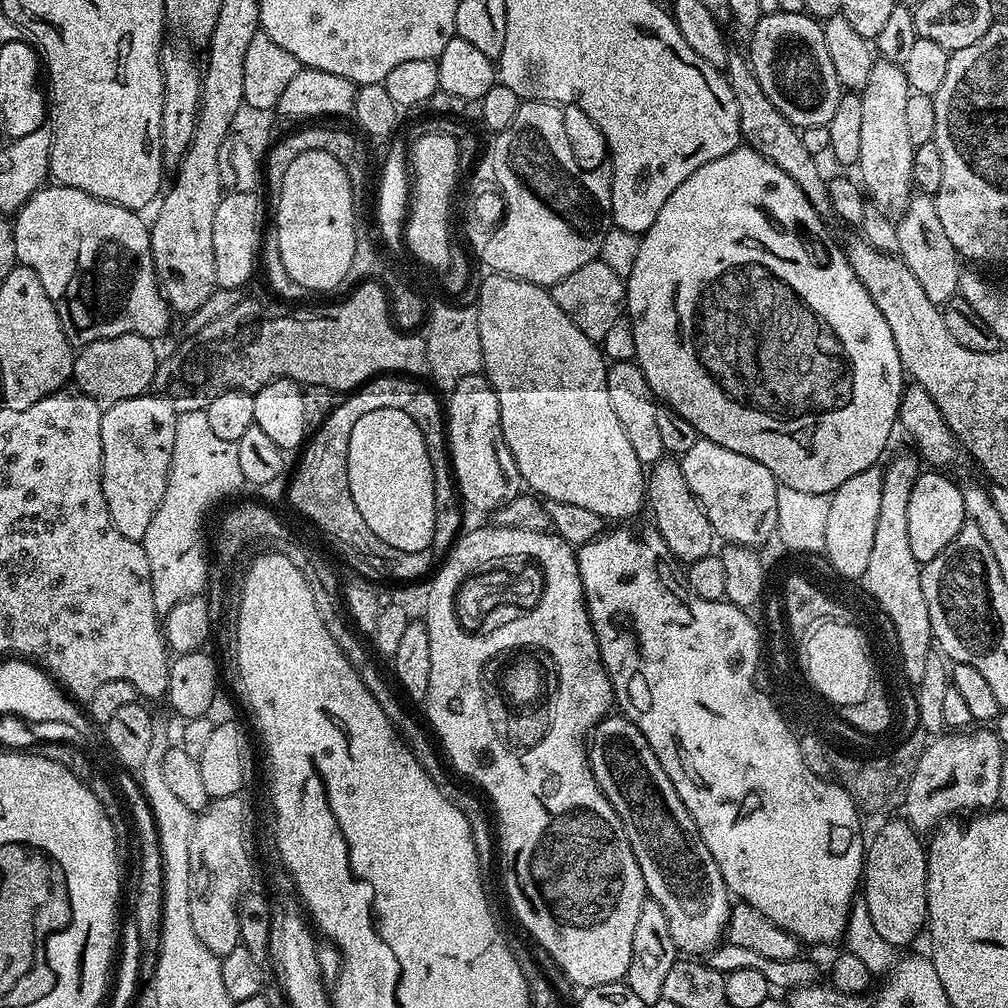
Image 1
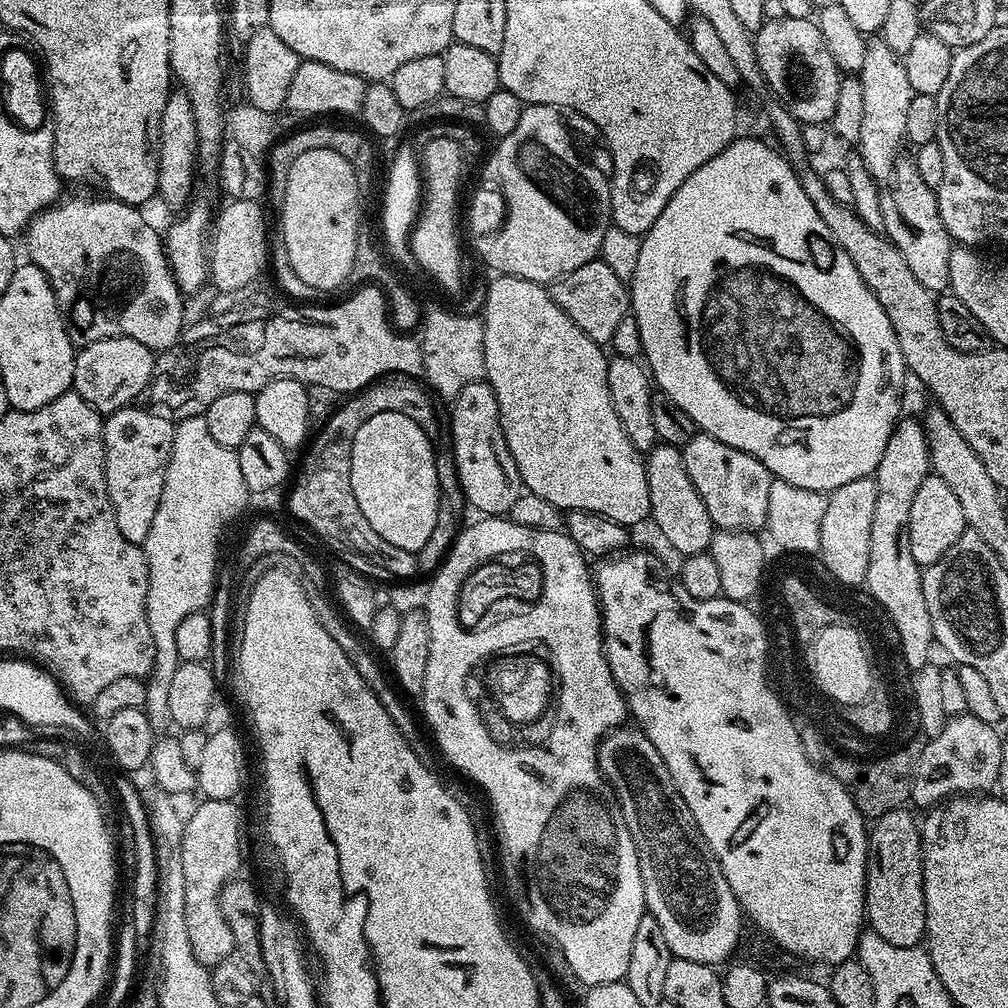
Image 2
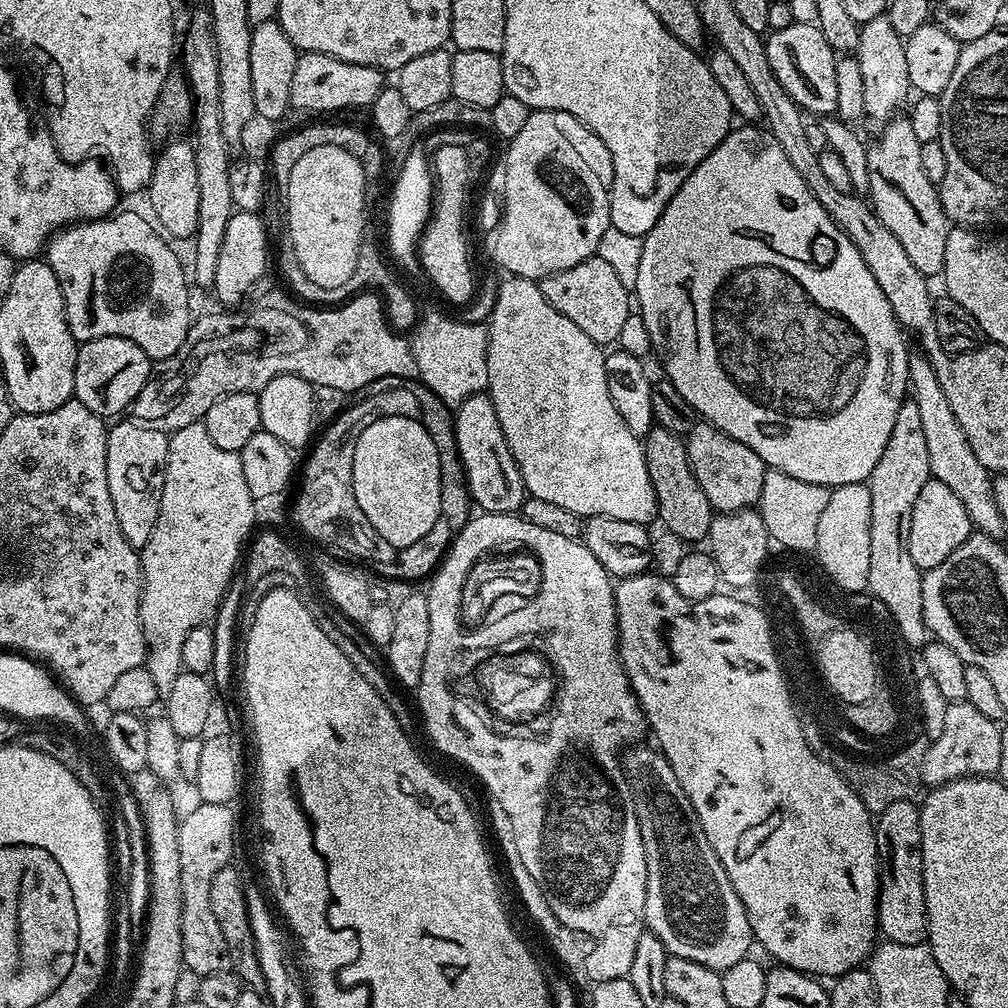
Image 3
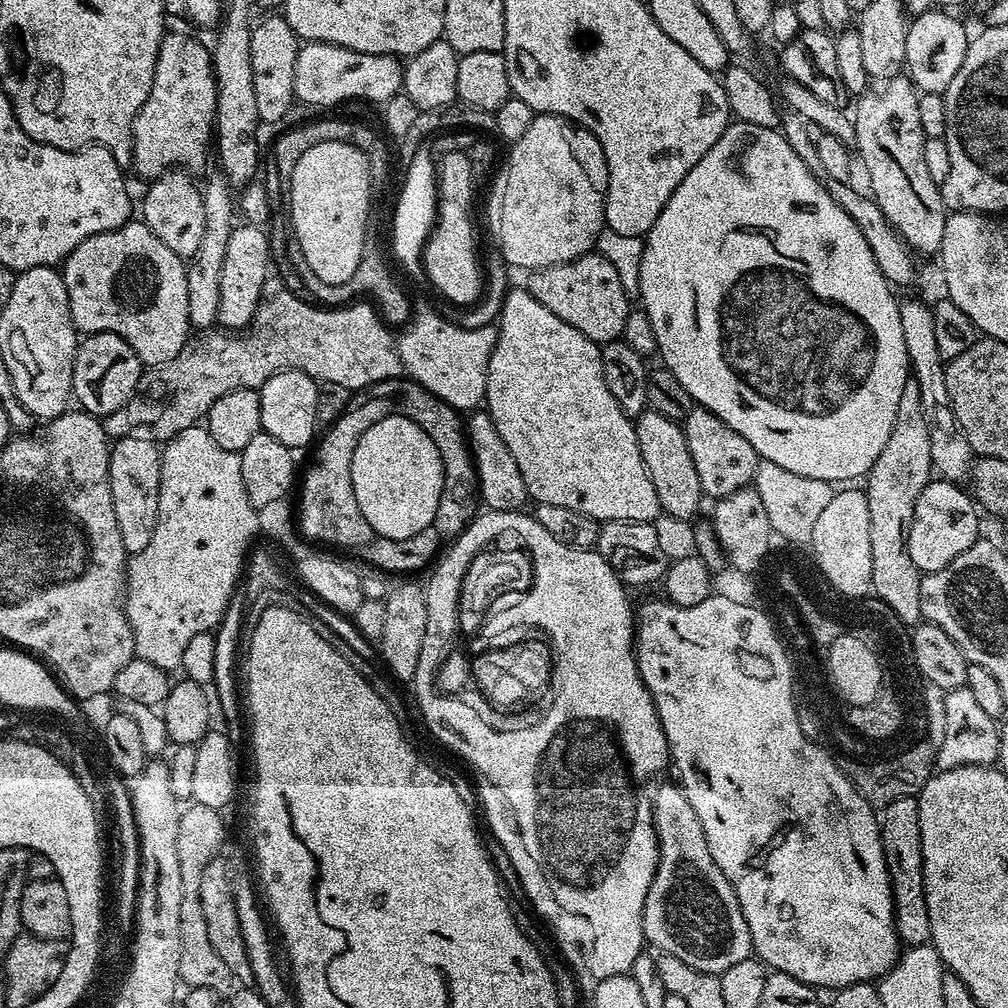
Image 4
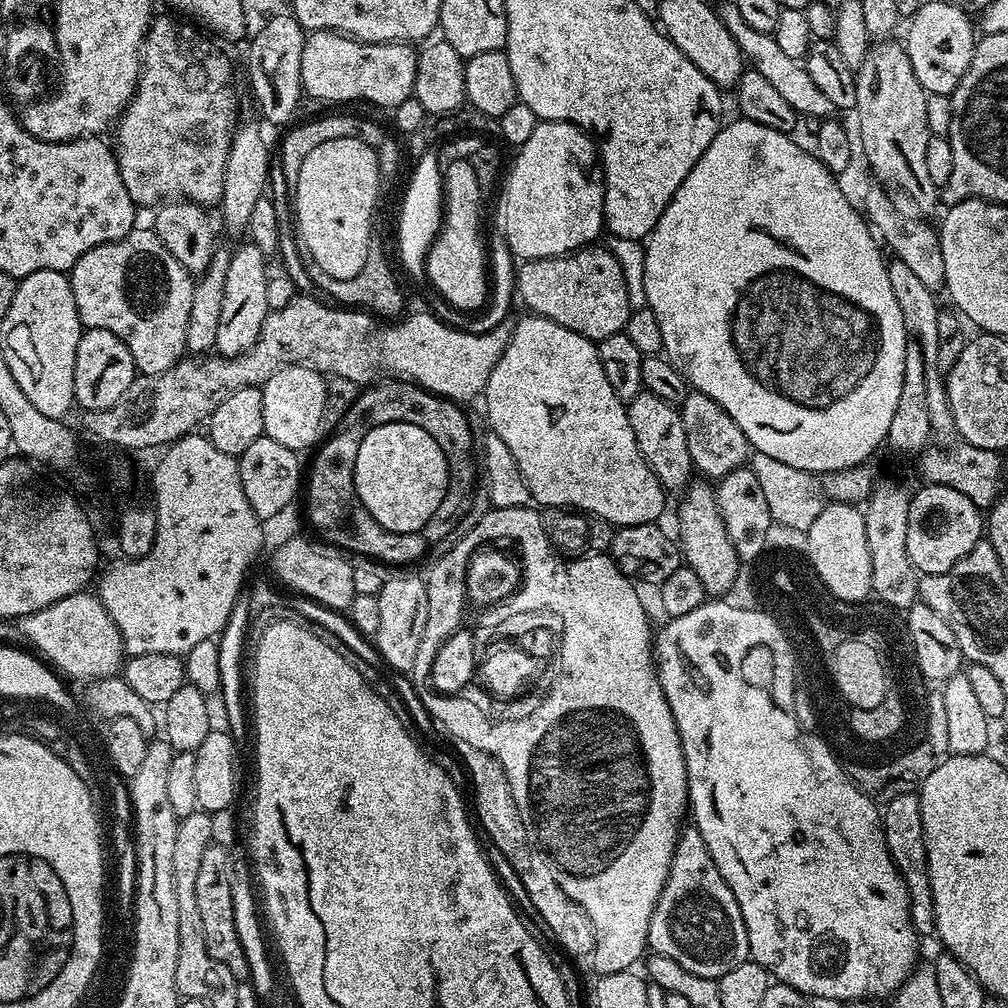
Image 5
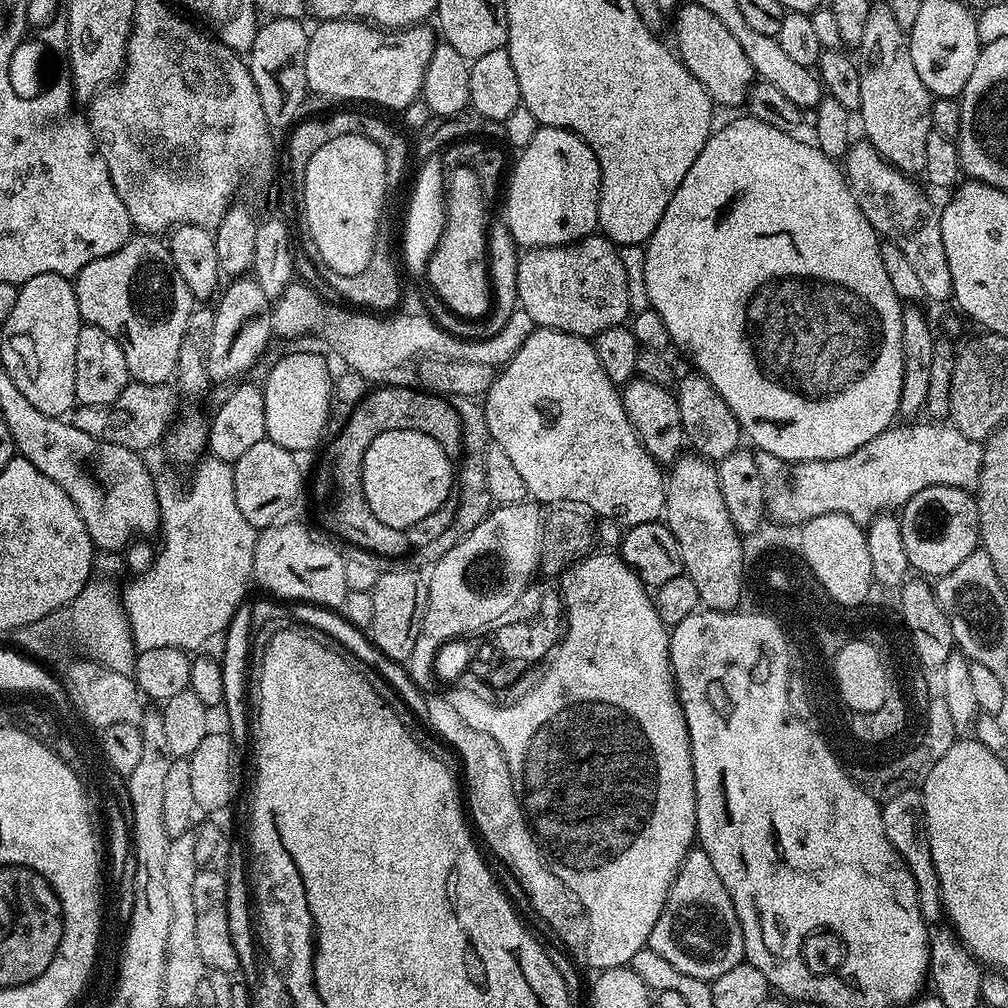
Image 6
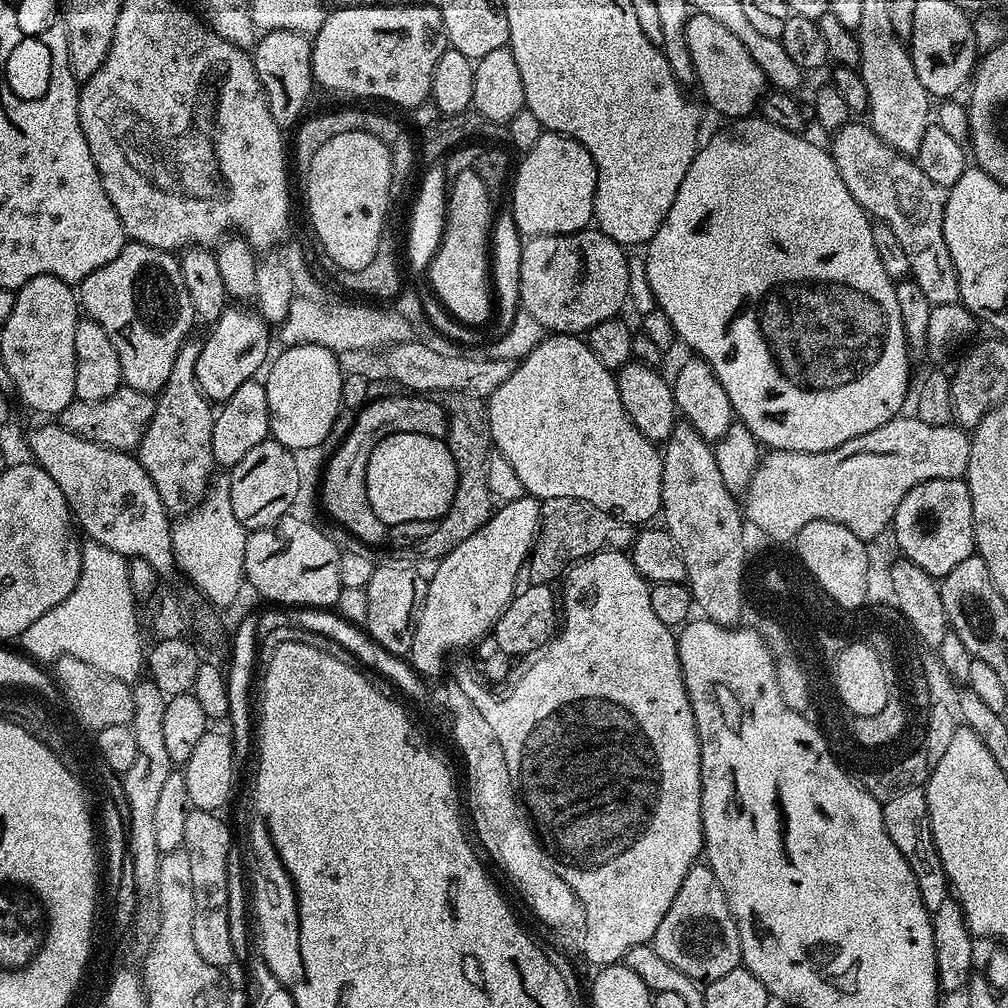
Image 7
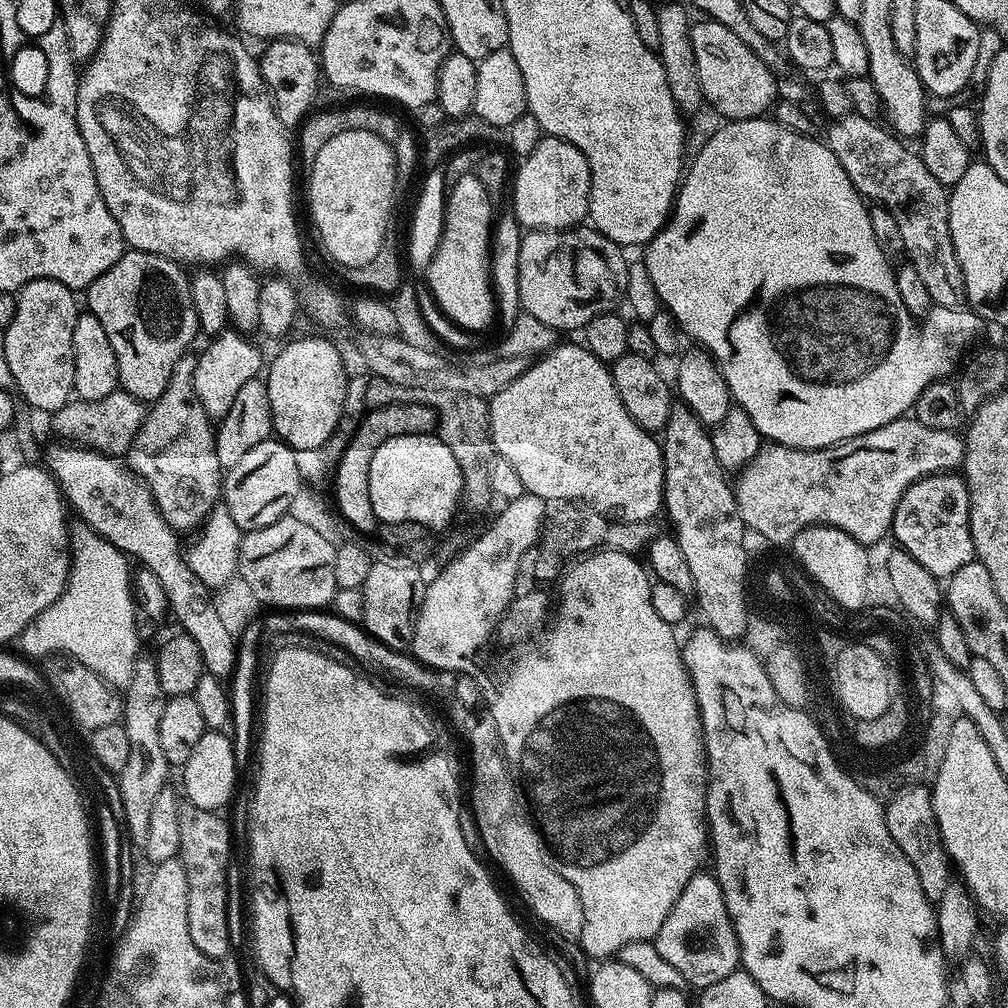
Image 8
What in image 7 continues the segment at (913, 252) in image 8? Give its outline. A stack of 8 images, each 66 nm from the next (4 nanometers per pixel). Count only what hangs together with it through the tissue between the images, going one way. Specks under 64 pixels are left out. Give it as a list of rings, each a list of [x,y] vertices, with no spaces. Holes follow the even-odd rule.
[[[849,122],[831,137],[830,151],[838,170],[842,174],[842,182],[846,182],[846,190],[854,194],[854,198],[863,206],[869,217],[885,220],[894,230],[898,242],[902,242],[902,250],[906,250],[906,258],[910,258],[912,267],[910,276],[922,286],[922,294],[934,306],[952,306],[959,301],[960,287],[958,274],[954,270],[954,262],[950,258],[950,250],[944,237],[944,198],[945,193],[916,165],[911,155],[895,152],[867,123]]]

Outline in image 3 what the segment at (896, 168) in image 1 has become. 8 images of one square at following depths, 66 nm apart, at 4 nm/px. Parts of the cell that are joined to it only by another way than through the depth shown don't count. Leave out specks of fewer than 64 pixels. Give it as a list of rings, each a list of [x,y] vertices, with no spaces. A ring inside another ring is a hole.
[[[883,14],[860,24],[860,37],[854,55],[862,70],[862,83],[866,85],[866,91],[863,93],[866,98],[864,115],[869,121],[872,119],[887,122],[893,119],[899,113],[896,111],[900,107],[903,109],[909,99],[905,43],[905,37],[900,36],[898,30],[894,30],[894,26],[890,26],[887,15]]]

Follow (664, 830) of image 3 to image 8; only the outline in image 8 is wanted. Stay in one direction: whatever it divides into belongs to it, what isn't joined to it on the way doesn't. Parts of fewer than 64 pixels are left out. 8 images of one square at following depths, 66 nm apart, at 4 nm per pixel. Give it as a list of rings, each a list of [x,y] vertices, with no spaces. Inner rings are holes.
[[[697,874],[686,882],[678,902],[666,914],[666,922],[658,930],[654,943],[658,954],[682,974],[685,985],[693,984],[696,990],[714,986],[726,974],[741,967],[740,943],[736,937],[736,927],[732,925],[730,914],[726,910],[724,891],[720,889],[715,875]]]

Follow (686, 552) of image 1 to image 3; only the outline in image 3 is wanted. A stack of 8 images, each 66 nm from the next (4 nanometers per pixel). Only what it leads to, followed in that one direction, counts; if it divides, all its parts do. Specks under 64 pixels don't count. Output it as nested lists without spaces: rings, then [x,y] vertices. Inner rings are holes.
[[[654,426],[648,435],[643,437],[646,470],[650,474],[650,482],[654,486],[656,499],[656,515],[659,523],[664,523],[680,540],[703,541],[710,530],[714,510],[698,486],[698,478],[694,478],[694,470],[690,466],[687,443],[670,430]]]

